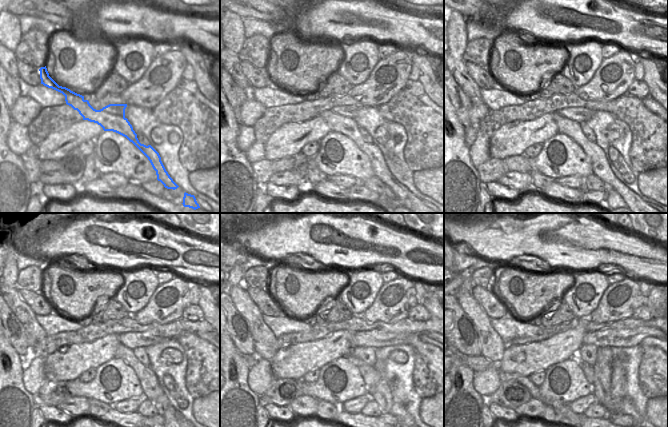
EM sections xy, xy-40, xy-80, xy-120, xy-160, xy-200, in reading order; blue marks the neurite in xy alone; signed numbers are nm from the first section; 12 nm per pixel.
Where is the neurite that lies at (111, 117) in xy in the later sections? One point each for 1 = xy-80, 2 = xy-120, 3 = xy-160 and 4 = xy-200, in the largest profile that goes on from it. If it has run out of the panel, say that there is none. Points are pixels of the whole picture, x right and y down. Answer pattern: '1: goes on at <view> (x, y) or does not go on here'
1: goes on at xy-80 (568, 122)
2: goes on at xy-120 (148, 380)
3: goes on at xy-160 (371, 377)
4: goes on at xy-200 (586, 368)

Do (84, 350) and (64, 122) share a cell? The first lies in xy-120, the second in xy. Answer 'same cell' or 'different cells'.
different cells

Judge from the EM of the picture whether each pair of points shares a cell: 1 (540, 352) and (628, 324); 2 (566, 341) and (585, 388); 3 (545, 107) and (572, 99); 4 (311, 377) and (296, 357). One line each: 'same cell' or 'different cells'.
1: different cells
2: different cells
3: same cell
4: different cells

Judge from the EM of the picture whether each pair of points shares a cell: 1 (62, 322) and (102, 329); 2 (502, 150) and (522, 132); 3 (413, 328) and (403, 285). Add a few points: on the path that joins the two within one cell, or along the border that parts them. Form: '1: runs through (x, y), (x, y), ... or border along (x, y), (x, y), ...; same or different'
1: border along (83, 327), (77, 330), (66, 330), (58, 333); different
2: runs through (507, 145), (517, 136); same
3: border along (407, 316), (392, 322), (384, 322); different

